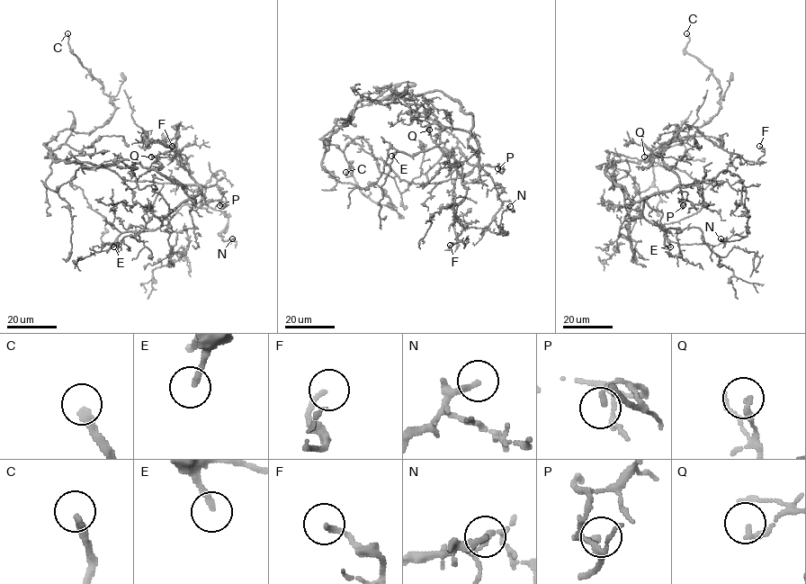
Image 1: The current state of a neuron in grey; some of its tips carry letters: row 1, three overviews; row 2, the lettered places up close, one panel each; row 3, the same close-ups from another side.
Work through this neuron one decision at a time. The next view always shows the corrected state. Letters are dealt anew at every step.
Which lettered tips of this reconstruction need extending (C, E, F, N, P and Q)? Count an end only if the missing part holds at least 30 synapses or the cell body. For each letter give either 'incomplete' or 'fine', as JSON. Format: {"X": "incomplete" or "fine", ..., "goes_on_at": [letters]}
{"C": "incomplete", "E": "incomplete", "F": "fine", "N": "fine", "P": "fine", "Q": "fine", "goes_on_at": ["C", "E"]}

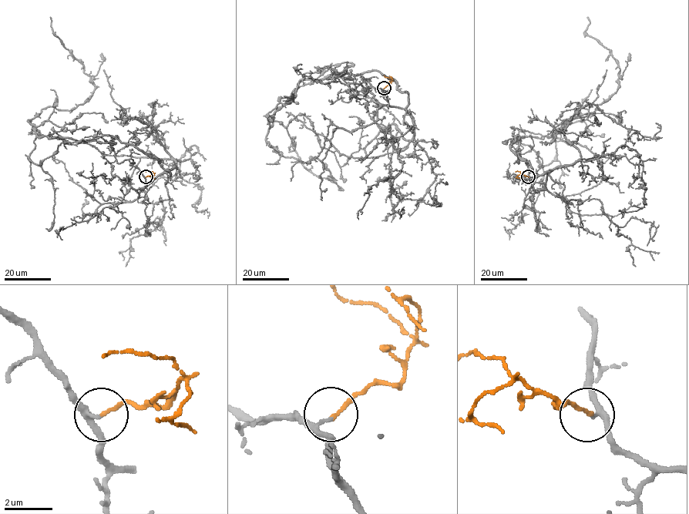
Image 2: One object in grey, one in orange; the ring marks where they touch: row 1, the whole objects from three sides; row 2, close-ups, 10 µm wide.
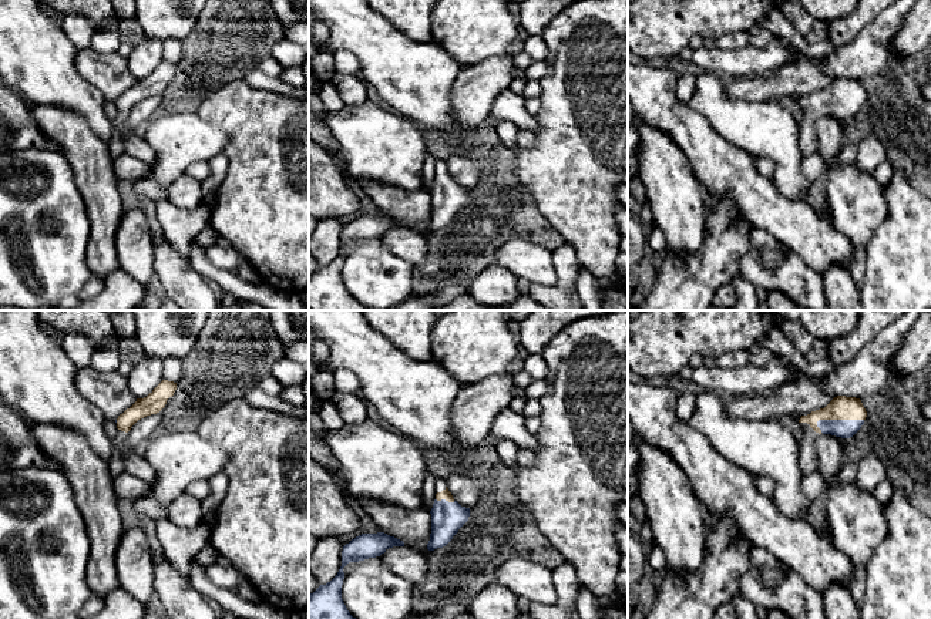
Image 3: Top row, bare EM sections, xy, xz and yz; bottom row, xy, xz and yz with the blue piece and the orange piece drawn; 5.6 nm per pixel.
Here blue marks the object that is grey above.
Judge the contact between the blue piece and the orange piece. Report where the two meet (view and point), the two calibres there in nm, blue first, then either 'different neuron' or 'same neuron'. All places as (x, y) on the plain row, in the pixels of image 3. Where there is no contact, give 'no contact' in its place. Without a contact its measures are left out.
contact yz (837, 101); calibres 110 and 140 nm; same neuron

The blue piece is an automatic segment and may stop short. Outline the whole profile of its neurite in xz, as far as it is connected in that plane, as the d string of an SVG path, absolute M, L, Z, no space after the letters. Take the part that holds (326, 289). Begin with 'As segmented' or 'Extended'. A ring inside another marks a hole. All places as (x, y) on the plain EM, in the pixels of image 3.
As segmented. M384 213L362 215L346 225L342 232L342 248L337 256L330 263L320 266L313 275L309 276L309 310L369 310L350 296L342 280L342 266L344 260L343 249L349 243L359 243L380 238L393 228L404 228L404 223Z

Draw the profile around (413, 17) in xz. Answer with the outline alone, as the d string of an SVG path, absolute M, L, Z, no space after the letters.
M366 0L374 13L420 43L433 40L431 13L437 0Z

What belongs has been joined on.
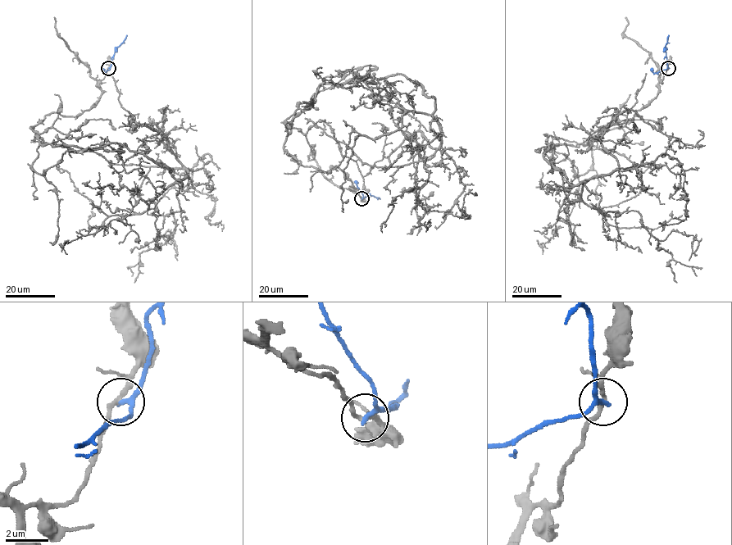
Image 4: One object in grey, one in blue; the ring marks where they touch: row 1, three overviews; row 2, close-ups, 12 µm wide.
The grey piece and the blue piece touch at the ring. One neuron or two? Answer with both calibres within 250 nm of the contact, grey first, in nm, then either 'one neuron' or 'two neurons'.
190 nm thick on the grey side, 190 nm on the other; two neurons

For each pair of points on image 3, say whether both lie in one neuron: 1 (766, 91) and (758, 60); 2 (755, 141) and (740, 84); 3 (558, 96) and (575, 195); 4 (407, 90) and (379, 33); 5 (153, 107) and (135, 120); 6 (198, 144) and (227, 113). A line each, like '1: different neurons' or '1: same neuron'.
1: different neurons
2: different neurons
3: same neuron
4: same neuron
5: same neuron
6: different neurons

